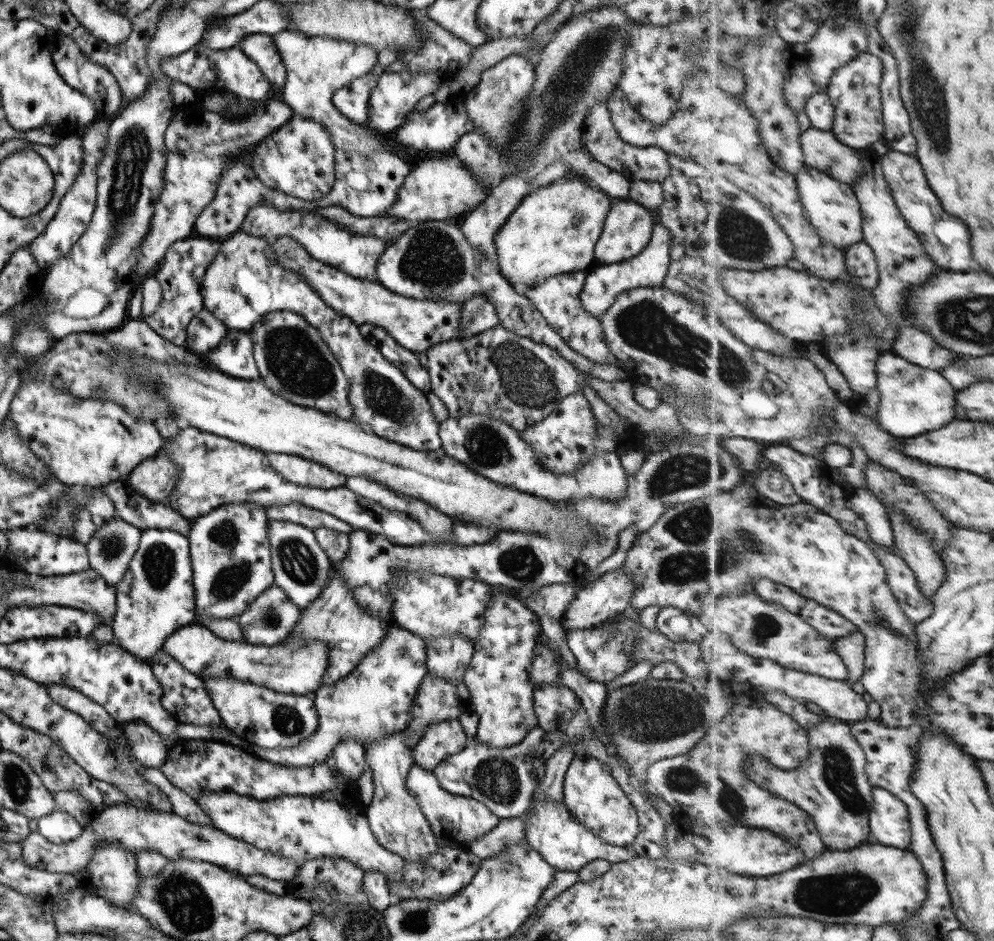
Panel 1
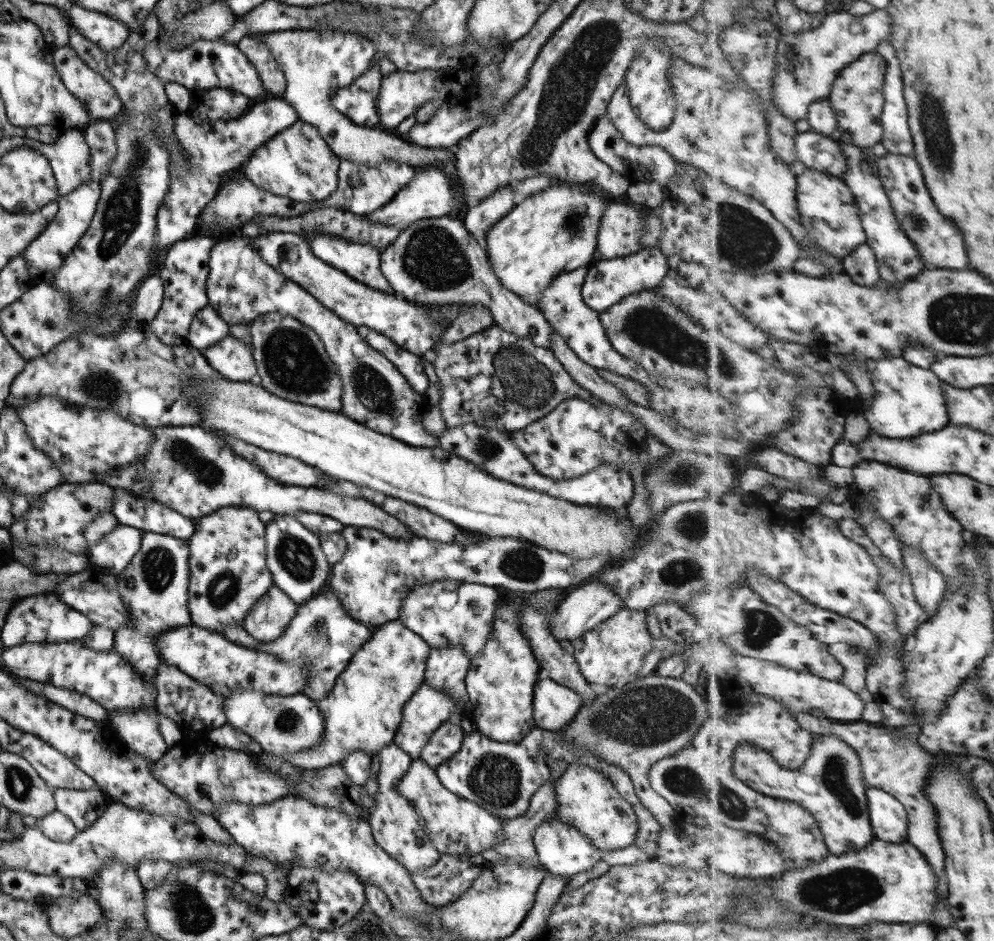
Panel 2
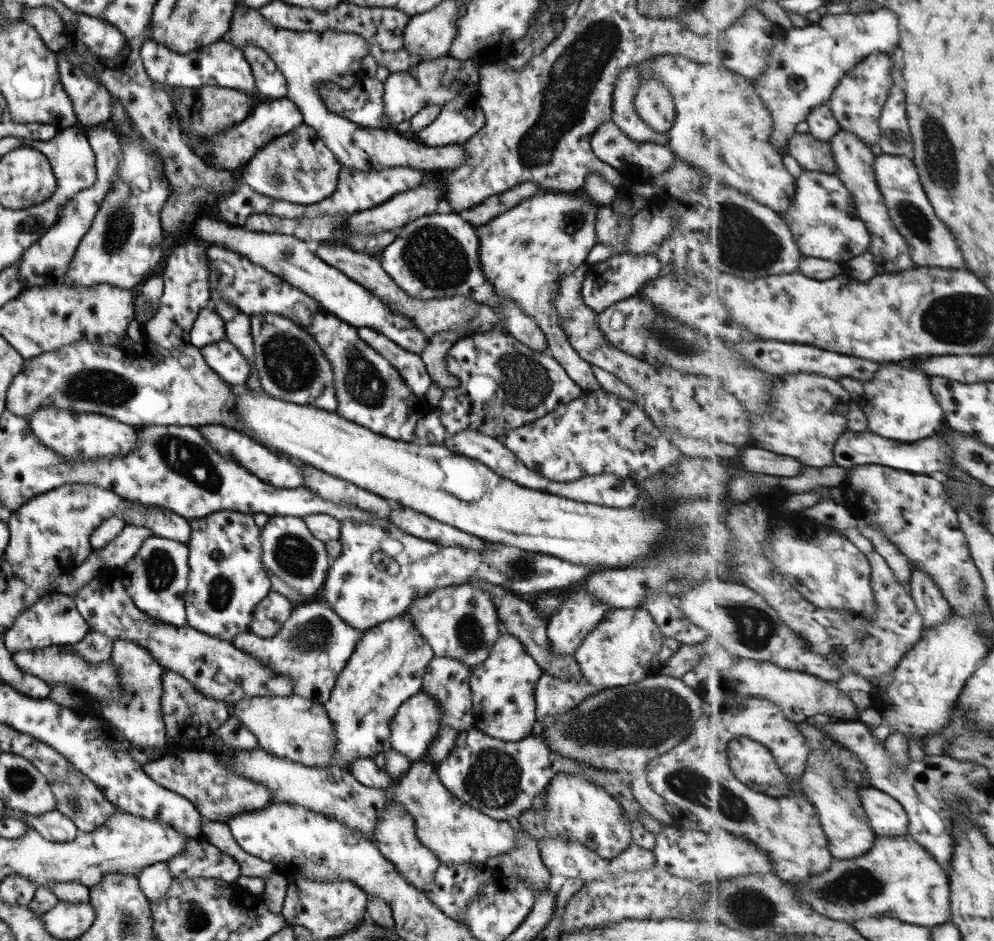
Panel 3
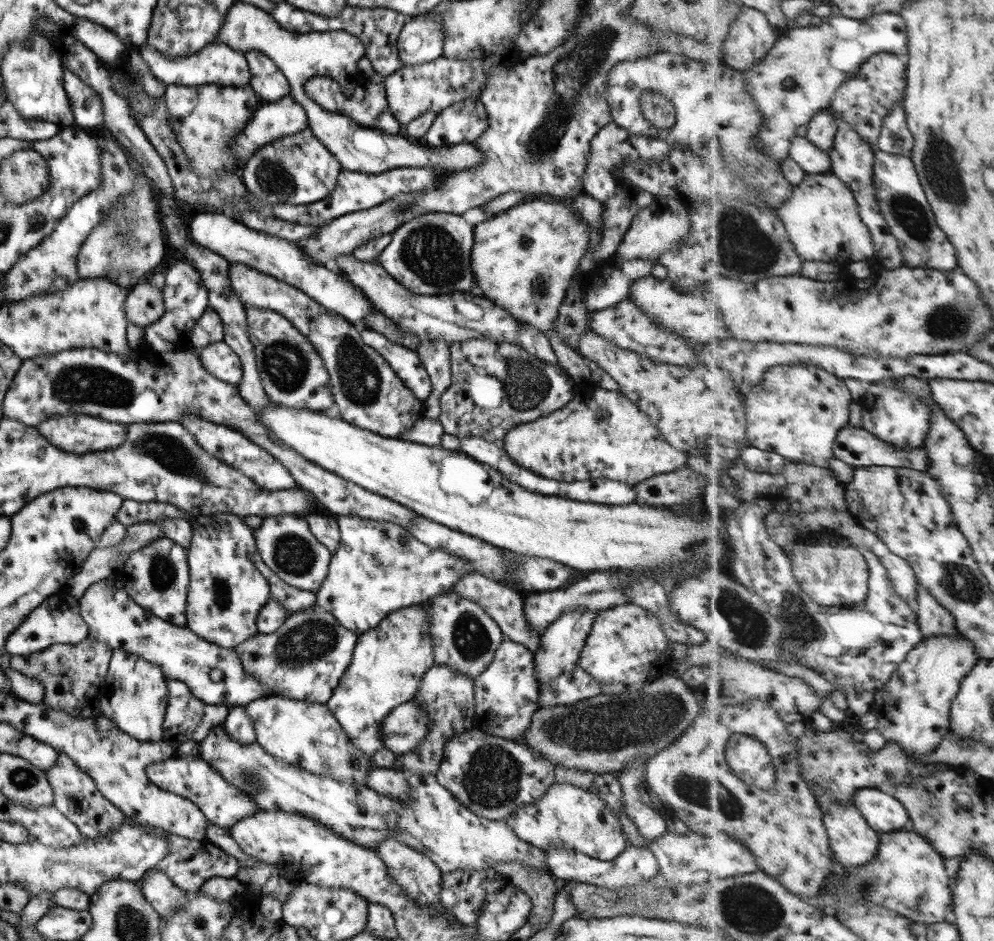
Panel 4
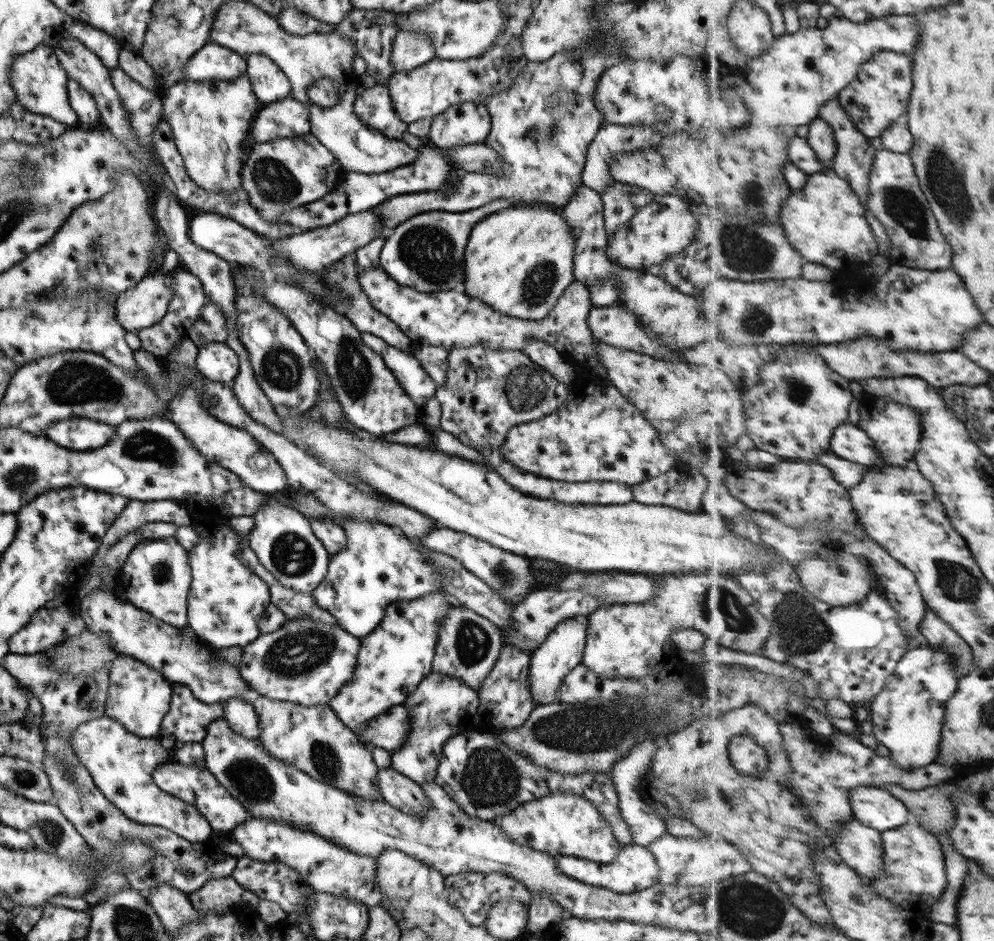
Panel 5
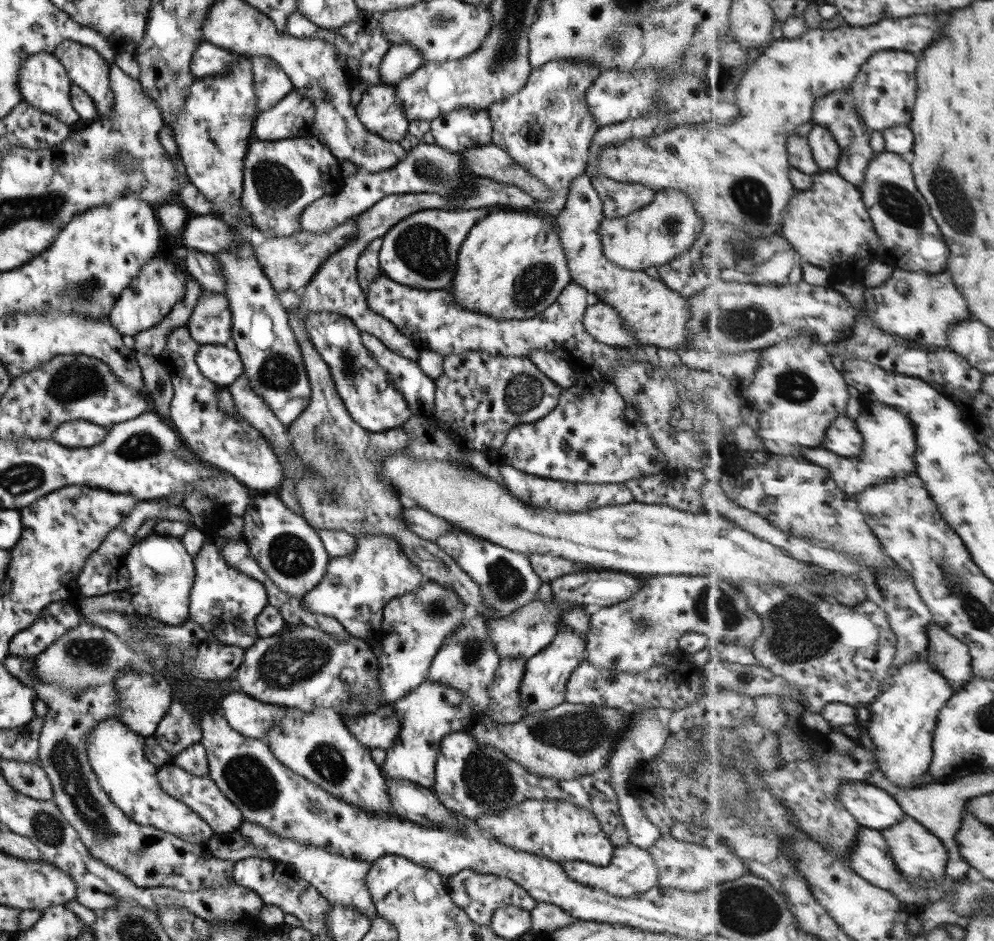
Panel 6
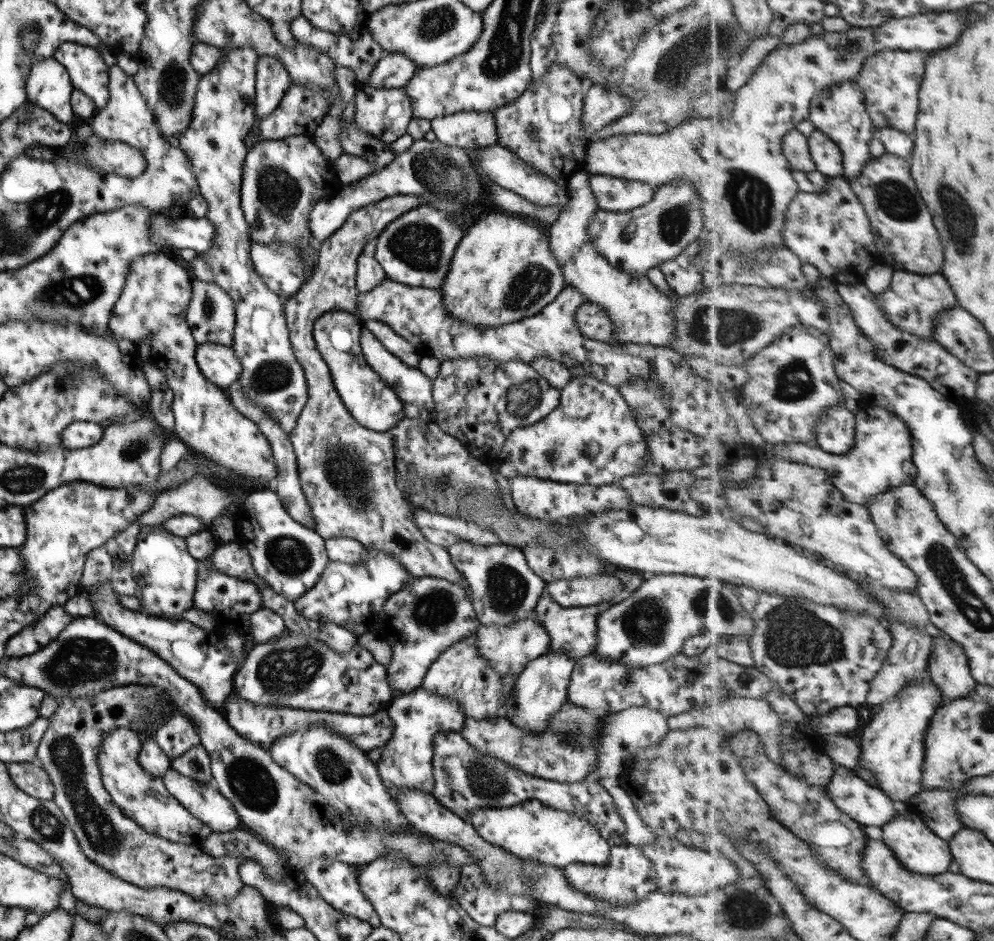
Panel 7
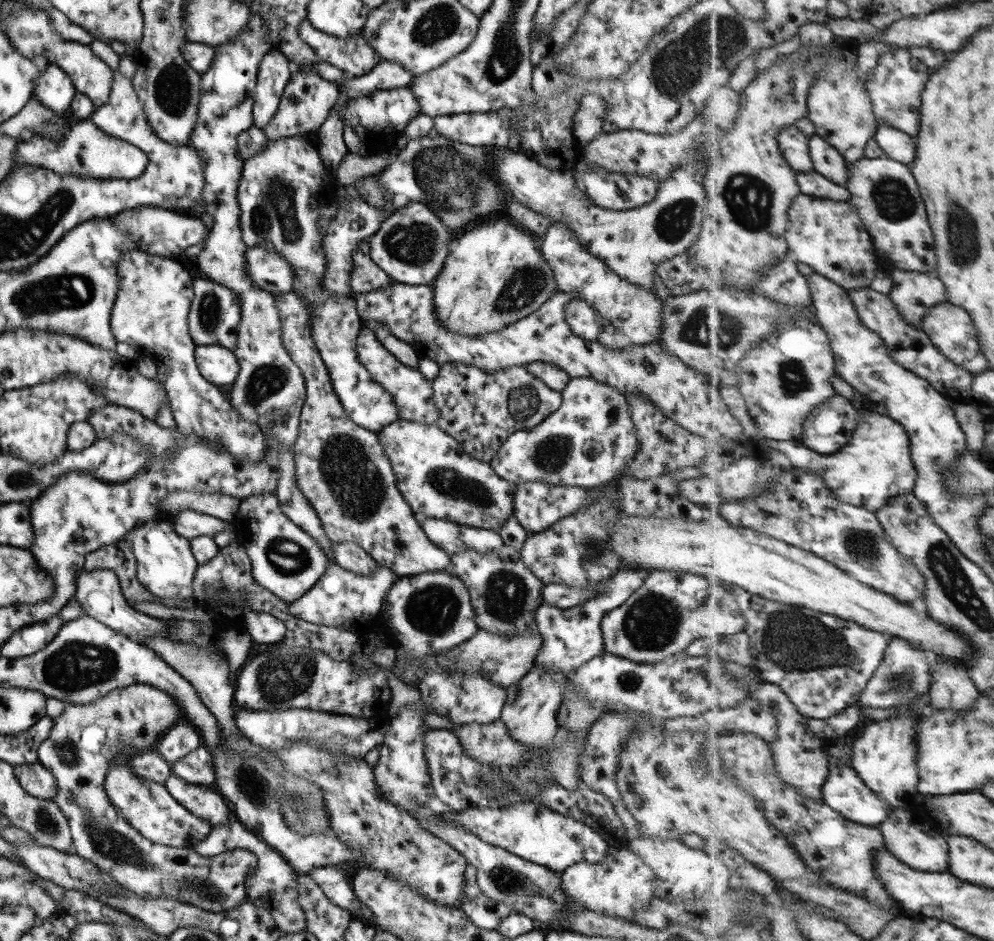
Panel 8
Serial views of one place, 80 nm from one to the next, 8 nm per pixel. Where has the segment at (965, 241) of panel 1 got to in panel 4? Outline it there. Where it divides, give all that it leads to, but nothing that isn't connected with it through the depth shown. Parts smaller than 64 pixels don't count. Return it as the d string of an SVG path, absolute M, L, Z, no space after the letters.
M876 151L874 178L880 209L885 220L892 227L892 233L899 238L904 255L904 265L913 268L953 270L957 262L955 246L949 242L947 234L937 226L936 214L928 201L924 185L917 176L911 156Z

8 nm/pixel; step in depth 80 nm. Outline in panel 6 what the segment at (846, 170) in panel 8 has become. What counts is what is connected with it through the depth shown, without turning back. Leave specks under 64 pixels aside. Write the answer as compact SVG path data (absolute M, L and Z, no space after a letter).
M815 123L807 139L821 172L837 172L842 152L832 131L828 127Z

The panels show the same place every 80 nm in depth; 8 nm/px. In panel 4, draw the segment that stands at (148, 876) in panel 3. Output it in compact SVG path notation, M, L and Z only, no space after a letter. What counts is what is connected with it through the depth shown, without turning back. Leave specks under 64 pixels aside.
M146 871L141 881L140 892L144 900L151 905L158 916L177 913L185 905L185 894L171 883L169 877L161 871Z

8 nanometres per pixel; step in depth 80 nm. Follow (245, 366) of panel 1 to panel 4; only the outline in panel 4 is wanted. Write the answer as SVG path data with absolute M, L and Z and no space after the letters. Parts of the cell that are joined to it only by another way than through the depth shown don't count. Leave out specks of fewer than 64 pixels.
M221 340L197 350L200 365L217 380L236 386L242 370L238 356Z

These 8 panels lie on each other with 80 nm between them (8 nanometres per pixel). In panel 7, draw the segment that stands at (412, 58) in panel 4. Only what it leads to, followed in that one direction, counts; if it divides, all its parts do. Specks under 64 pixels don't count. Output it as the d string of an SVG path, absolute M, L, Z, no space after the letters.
M399 53L383 54L376 62L373 70L370 70L369 76L365 82L355 82L357 87L364 88L401 88L407 84L407 81L417 70L414 62L403 57Z

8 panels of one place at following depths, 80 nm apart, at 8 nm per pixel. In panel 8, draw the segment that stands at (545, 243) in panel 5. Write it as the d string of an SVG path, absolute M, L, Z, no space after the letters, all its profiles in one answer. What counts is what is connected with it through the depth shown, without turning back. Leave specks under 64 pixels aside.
M501 215L463 231L449 246L440 273L431 284L436 322L449 332L477 336L501 330L537 310L557 291L552 270L541 256L539 240Z

